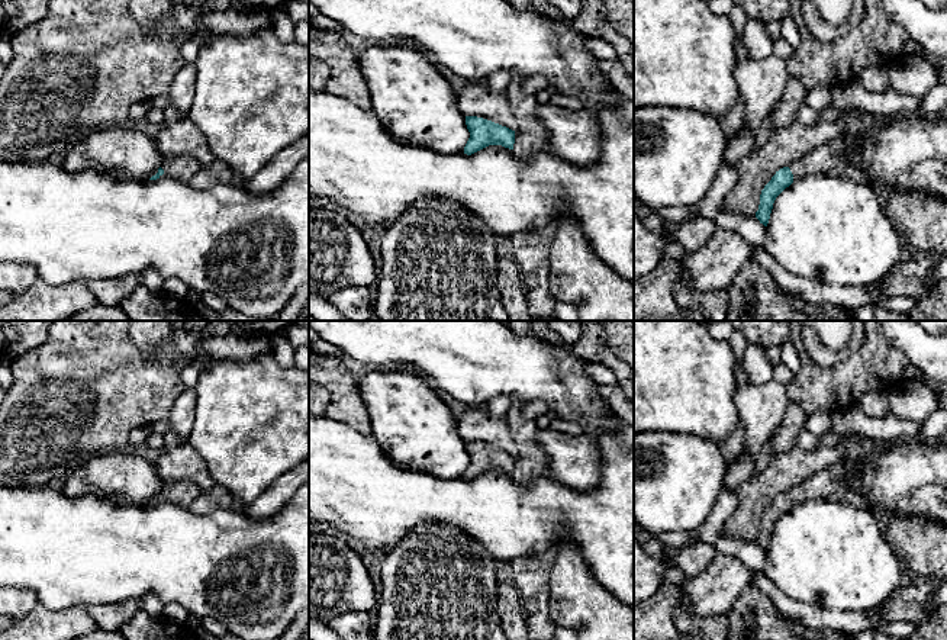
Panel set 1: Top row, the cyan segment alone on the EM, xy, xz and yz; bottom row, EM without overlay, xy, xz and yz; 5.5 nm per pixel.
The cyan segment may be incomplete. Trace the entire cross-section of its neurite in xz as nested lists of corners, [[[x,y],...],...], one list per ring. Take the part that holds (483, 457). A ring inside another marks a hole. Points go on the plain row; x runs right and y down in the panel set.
[[[466,441],[466,450],[470,463],[464,472],[464,479],[471,480],[489,470],[513,475],[515,456],[477,441]]]

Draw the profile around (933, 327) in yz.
[[[914,321],[930,334],[947,335],[947,321]]]

